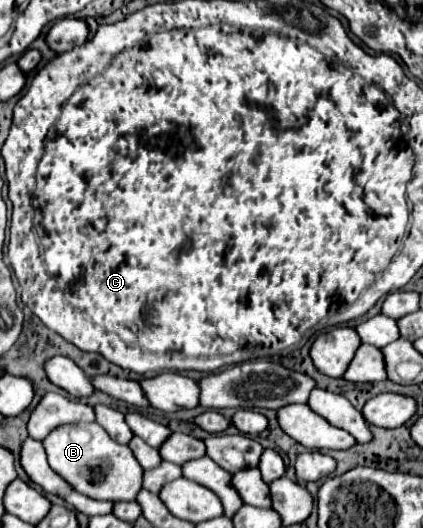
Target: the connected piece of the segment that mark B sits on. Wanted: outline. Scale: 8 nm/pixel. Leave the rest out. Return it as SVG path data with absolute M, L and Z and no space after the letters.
M63 424L41 442L47 454L49 466L63 478L75 492L95 498L95 500L111 500L111 502L131 502L141 490L143 468L135 460L129 446L117 444L109 438L109 434L97 424Z

